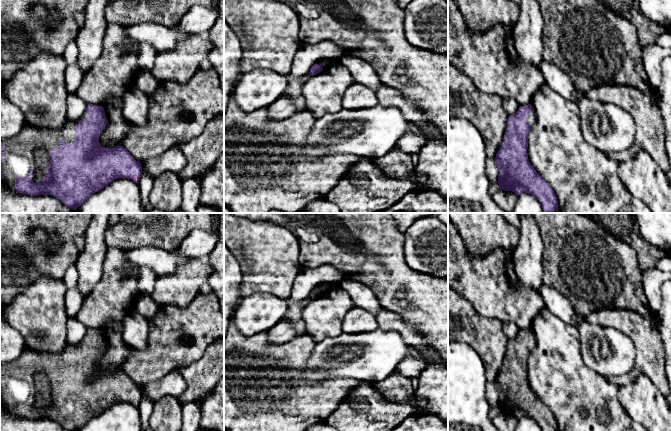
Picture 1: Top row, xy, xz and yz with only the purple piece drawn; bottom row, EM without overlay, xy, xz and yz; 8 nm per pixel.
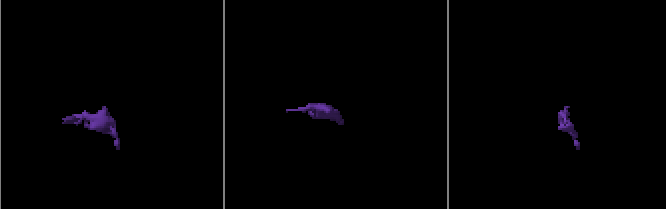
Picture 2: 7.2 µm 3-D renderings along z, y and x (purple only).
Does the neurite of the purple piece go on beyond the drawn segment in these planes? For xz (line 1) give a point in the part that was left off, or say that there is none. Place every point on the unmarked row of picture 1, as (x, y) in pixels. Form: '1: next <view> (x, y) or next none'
1: next none

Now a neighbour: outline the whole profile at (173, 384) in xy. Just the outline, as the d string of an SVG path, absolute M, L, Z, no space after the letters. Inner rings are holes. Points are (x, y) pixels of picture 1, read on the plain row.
M176 369L156 382L142 386L141 391L155 403L168 395L178 398L185 392L186 387L185 379Z

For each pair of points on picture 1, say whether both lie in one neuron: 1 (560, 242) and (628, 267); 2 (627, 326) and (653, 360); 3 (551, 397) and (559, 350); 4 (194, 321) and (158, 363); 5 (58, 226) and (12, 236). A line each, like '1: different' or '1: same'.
1: same
2: same
3: same
4: same
5: same

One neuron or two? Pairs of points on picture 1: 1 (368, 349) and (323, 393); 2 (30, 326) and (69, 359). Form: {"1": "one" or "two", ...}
{"1": "two", "2": "two"}

